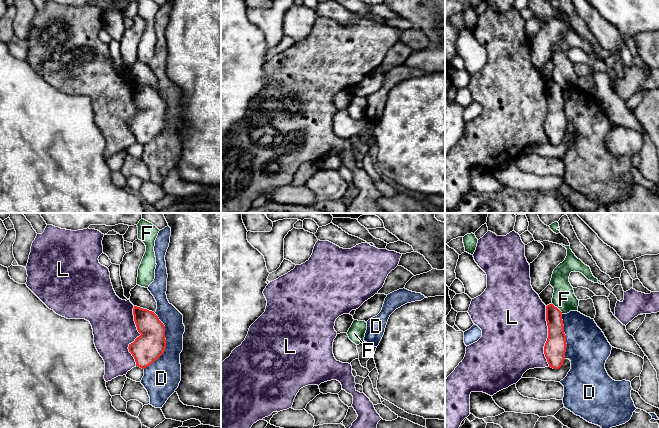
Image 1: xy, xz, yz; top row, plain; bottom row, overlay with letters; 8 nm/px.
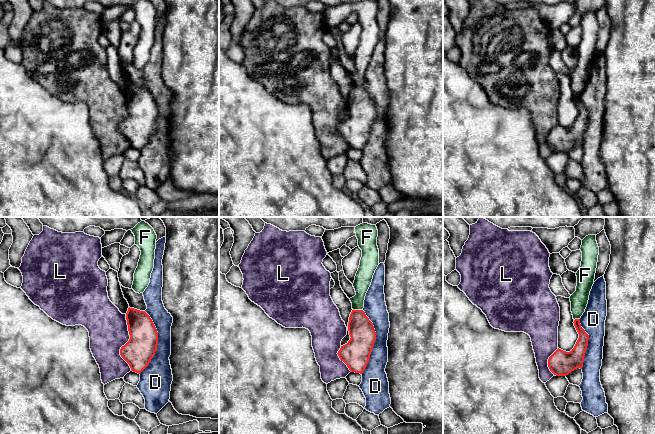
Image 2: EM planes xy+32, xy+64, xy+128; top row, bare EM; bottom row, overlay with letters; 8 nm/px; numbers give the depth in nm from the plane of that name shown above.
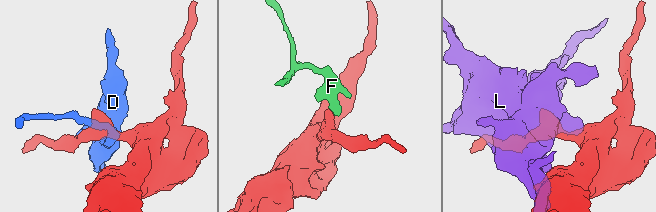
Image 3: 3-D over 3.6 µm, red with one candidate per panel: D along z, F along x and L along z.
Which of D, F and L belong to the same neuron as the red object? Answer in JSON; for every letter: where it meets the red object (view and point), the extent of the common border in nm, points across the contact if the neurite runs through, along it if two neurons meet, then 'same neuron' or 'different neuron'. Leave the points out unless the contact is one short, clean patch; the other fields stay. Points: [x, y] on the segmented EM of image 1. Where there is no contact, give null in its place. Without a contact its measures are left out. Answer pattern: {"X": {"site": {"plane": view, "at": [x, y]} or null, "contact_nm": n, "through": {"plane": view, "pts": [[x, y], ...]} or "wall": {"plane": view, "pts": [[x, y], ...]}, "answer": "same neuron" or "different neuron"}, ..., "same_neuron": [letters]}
{"D": {"site": {"plane": "xy", "at": [165, 342]}, "contact_nm": 460, "answer": "different neuron"}, "F": {"site": {"plane": "yz", "at": [557, 308]}, "contact_nm": 120, "wall": {"plane": "yz", "pts": [[552, 303], [562, 313]]}, "answer": "different neuron"}, "L": {"site": {"plane": "xy", "at": [139, 336]}, "contact_nm": 480, "answer": "different neuron"}, "same_neuron": []}

